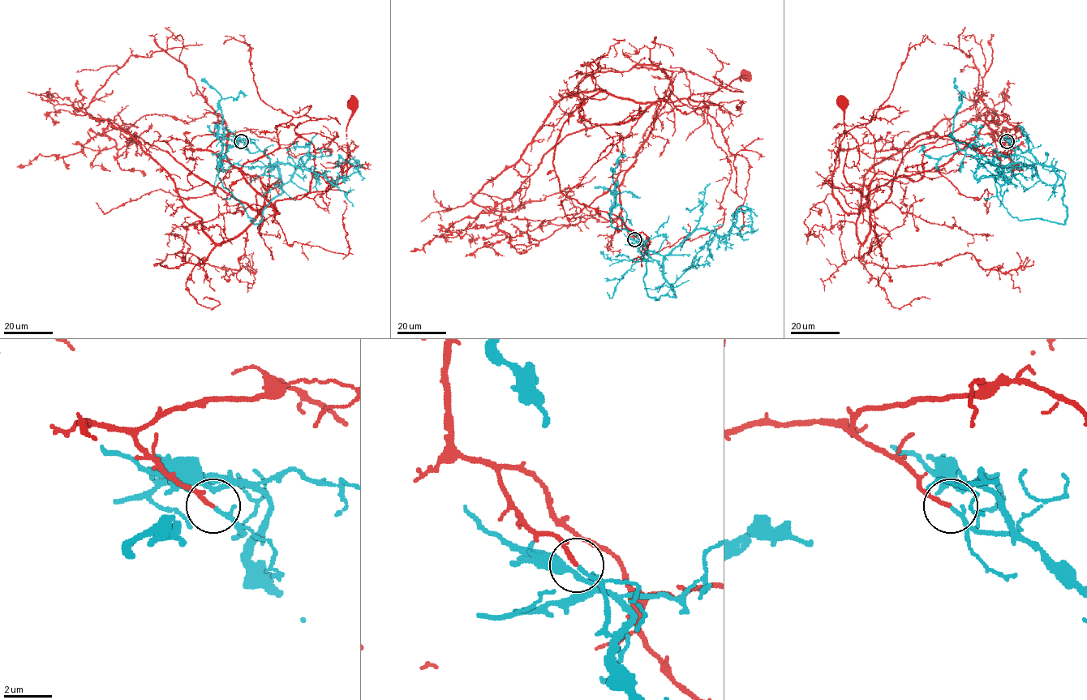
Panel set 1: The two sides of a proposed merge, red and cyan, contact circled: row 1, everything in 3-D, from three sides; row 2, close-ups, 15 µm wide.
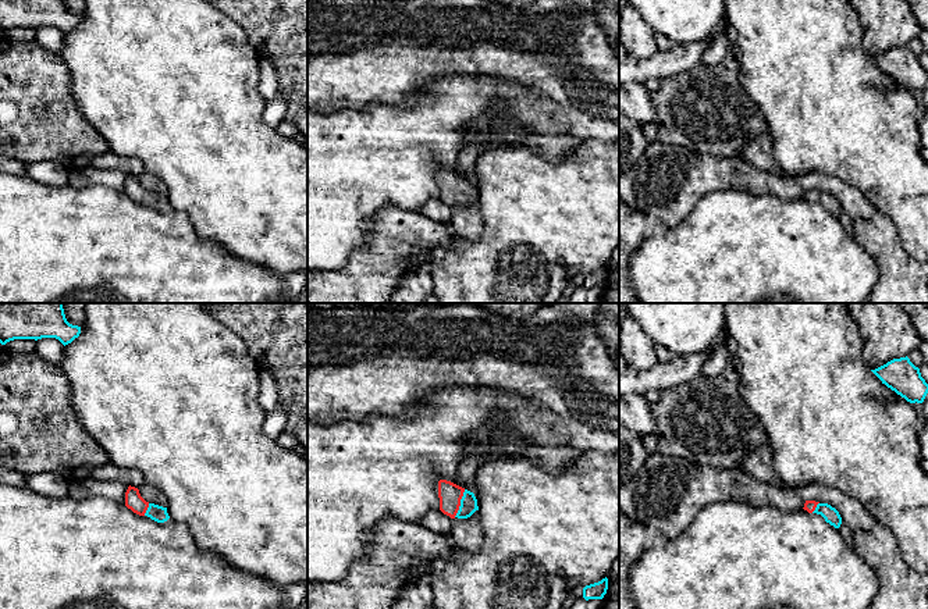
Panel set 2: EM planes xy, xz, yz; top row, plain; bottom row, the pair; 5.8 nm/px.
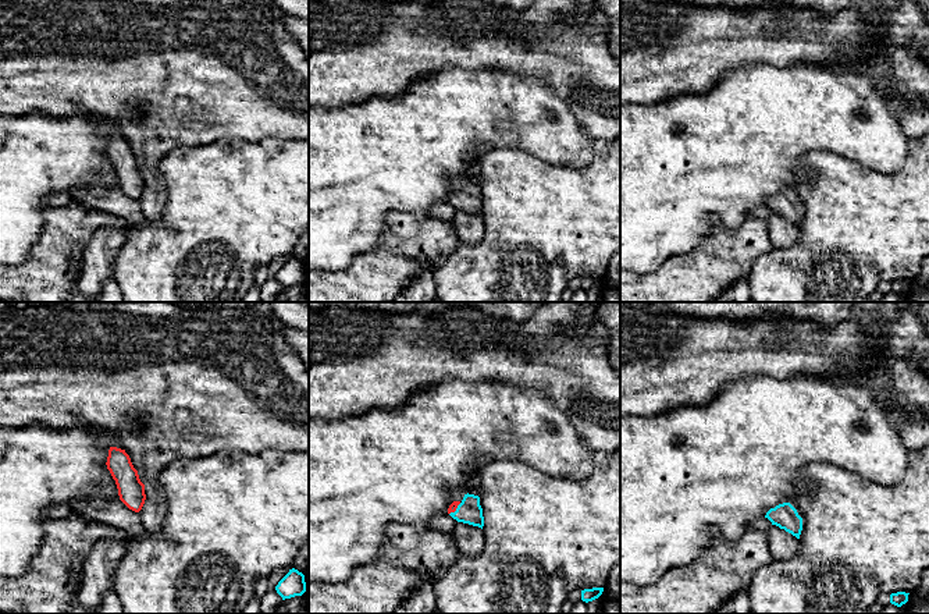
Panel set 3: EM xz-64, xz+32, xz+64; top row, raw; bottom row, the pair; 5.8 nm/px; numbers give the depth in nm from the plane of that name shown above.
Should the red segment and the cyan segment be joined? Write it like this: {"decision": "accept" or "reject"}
{"decision": "reject"}

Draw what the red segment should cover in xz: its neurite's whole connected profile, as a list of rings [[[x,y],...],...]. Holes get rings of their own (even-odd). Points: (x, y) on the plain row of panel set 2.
[[[440,168],[438,170],[440,199],[444,203],[449,204],[451,207],[455,207],[461,195],[463,181],[465,177],[451,170]]]

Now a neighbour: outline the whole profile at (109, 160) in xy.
[[[113,152],[96,156],[90,165],[100,170],[122,171],[135,177],[145,171],[143,164],[136,157],[124,157]]]

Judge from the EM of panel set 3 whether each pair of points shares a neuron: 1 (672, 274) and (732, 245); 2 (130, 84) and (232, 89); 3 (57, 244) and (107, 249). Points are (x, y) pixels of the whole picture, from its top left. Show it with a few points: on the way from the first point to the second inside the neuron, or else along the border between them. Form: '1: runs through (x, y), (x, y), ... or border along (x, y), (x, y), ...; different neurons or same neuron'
1: runs through (687, 274), (703, 274), (716, 261); same neuron
2: runs through (155, 84), (207, 84); same neuron
3: border along (114, 229), (99, 229), (84, 248); different neurons

